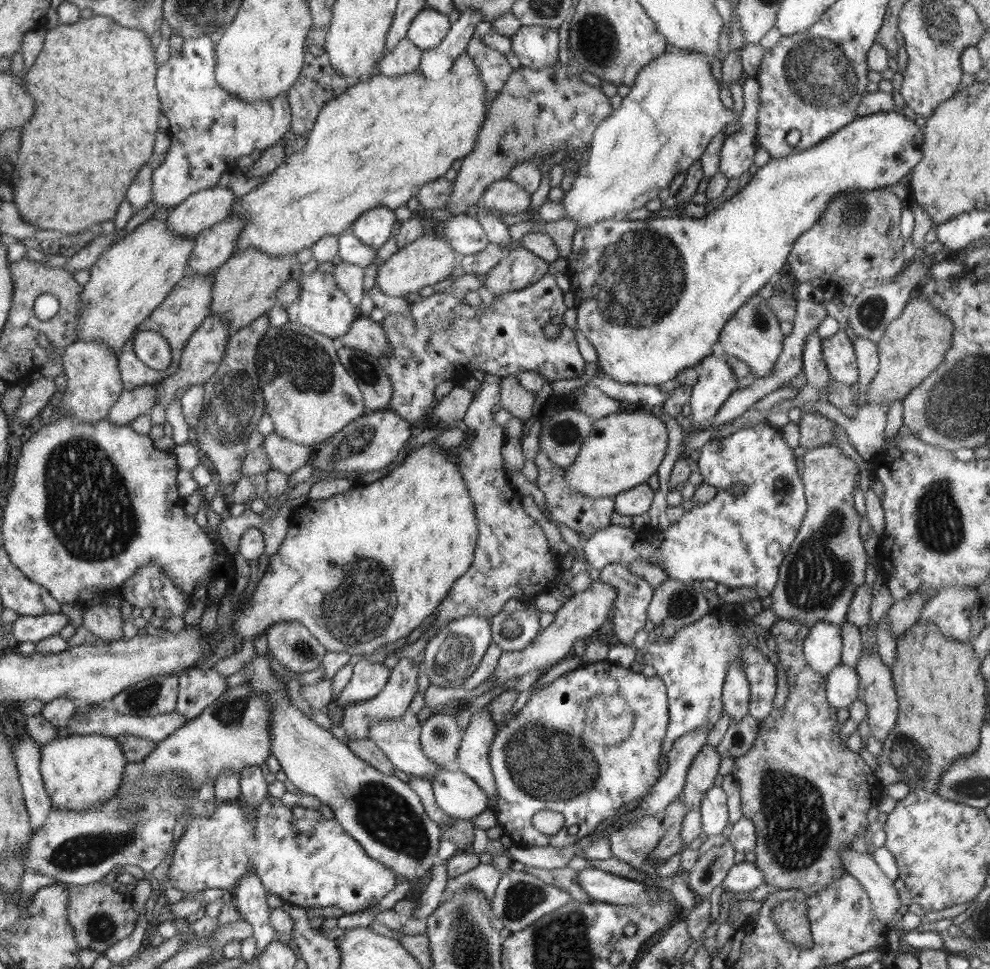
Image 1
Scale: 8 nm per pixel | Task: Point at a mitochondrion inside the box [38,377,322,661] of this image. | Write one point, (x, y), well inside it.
(88, 507)

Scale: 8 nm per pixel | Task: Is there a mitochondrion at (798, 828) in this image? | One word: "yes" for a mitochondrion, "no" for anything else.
yes

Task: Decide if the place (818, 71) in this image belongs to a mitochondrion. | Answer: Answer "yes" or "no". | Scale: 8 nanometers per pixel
yes

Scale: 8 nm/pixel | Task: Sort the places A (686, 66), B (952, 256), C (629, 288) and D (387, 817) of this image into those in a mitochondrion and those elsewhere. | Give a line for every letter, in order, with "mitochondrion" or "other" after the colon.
A: other
B: other
C: mitochondrion
D: mitochondrion

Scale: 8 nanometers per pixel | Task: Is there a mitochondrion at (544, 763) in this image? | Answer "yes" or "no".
yes

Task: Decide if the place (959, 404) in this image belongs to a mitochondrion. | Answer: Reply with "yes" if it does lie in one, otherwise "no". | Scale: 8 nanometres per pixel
yes

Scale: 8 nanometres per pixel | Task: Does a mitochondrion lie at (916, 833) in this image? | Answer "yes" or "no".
no

